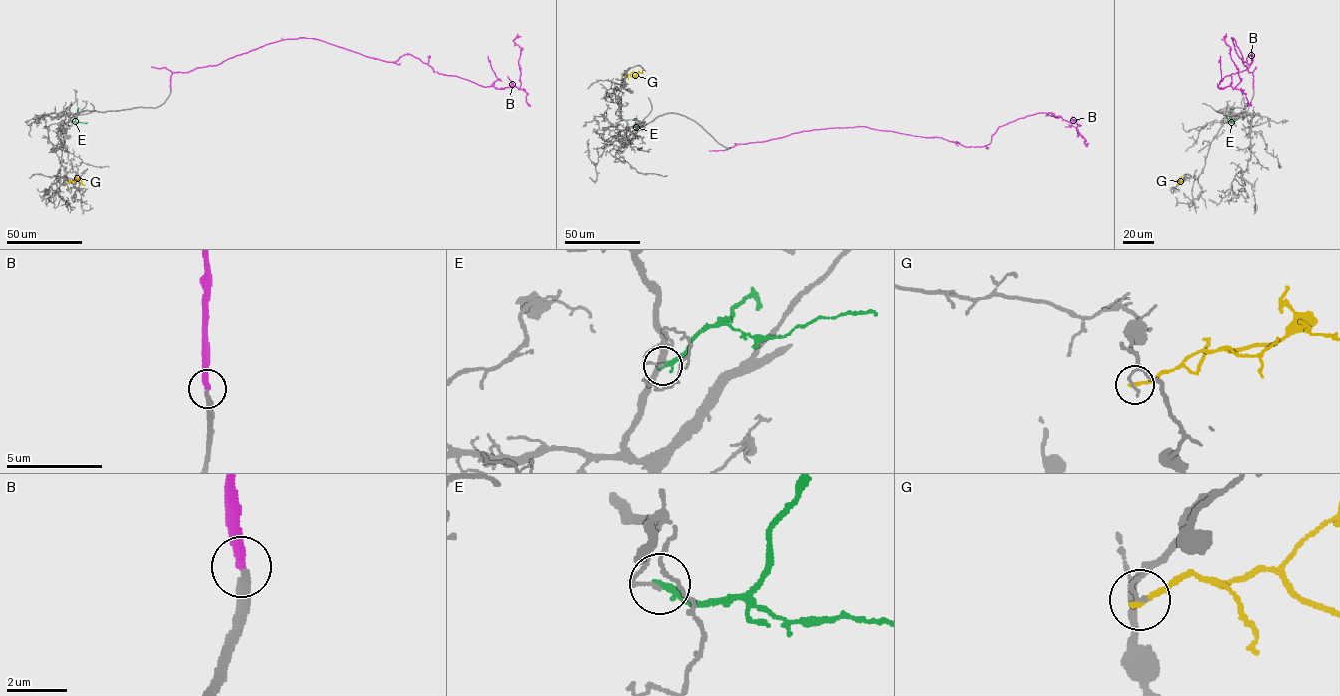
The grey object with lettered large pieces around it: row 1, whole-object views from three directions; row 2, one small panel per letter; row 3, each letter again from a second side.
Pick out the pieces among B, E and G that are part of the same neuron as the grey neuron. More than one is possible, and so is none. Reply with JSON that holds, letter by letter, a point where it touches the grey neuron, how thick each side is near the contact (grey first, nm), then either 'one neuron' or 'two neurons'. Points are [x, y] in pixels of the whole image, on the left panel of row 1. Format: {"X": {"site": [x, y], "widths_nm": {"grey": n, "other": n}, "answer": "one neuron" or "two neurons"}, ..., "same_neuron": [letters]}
{"B": {"site": [170, 89], "widths_nm": {"grey": 260, "other": 280}, "answer": "one neuron"}, "E": {"site": [70, 120], "widths_nm": {"grey": 110, "other": 240}, "answer": "two neurons"}, "G": {"site": [64, 184], "widths_nm": {"grey": 130, "other": 180}, "answer": "two neurons"}, "same_neuron": ["B"]}

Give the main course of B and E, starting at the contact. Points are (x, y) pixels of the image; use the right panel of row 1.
B: (1253, 89), (1231, 37), (1252, 62), (1217, 87), (1240, 81), (1224, 36)
E: (1234, 120), (1229, 116), (1232, 107)

